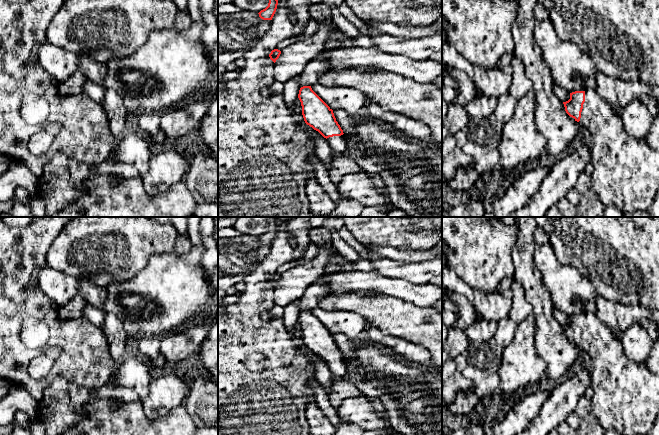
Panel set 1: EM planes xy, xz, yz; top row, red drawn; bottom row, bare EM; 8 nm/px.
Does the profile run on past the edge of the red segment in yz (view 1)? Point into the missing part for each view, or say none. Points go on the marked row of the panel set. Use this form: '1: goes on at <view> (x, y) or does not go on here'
1: goes on at yz (626, 171)

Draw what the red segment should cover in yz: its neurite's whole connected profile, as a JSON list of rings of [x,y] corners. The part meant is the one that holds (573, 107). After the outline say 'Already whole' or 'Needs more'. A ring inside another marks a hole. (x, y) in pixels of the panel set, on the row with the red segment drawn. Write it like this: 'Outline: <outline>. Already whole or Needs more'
Outline: [[[595,90],[575,91],[570,93],[570,99],[563,102],[566,113],[580,122],[592,135],[590,162],[594,167],[591,174],[591,184],[604,207],[615,206],[624,214],[634,211],[646,211],[659,191],[659,153],[649,148],[645,142],[630,136],[625,126],[610,106]]]. Needs more

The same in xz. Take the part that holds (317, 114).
Outline: [[[311,86],[301,87],[298,98],[305,123],[327,139],[333,154],[344,155],[347,141],[333,110],[312,90]]]. Needs more

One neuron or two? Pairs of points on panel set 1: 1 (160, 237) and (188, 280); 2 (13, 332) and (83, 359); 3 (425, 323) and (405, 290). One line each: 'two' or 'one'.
1: two
2: one
3: two

